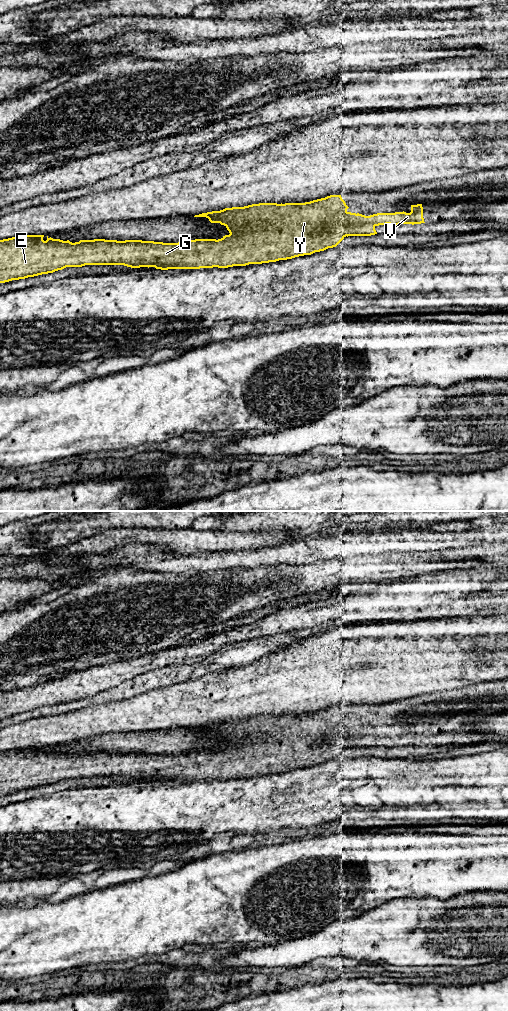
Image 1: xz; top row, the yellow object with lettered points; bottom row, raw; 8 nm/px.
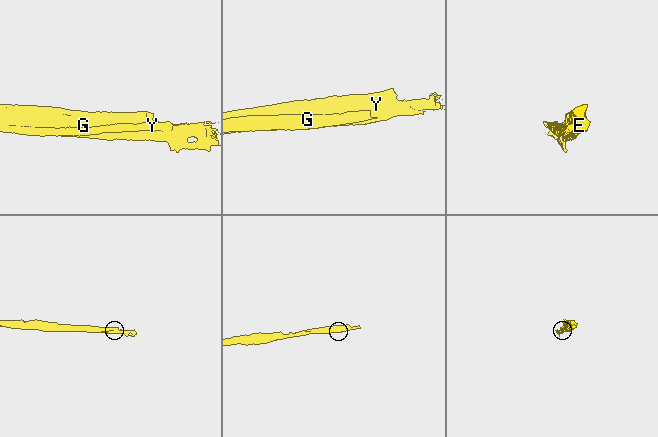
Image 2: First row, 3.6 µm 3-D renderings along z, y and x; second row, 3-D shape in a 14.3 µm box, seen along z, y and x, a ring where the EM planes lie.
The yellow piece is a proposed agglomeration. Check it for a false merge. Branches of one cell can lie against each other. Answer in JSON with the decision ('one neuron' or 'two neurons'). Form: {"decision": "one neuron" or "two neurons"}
{"decision": "one neuron"}

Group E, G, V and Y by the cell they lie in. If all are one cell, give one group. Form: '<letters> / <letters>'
E G V Y

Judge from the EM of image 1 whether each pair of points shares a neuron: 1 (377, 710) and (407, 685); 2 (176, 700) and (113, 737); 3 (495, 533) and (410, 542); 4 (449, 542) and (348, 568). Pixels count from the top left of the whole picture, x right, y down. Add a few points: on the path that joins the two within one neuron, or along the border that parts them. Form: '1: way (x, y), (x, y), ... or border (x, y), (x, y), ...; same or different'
1: way (385, 705), (392, 704), (402, 693); same
2: border (145, 730), (103, 732), (99, 734); different
3: way (474, 535), (455, 540), (431, 541); same
4: border (452, 549), (436, 549), (429, 552); different

